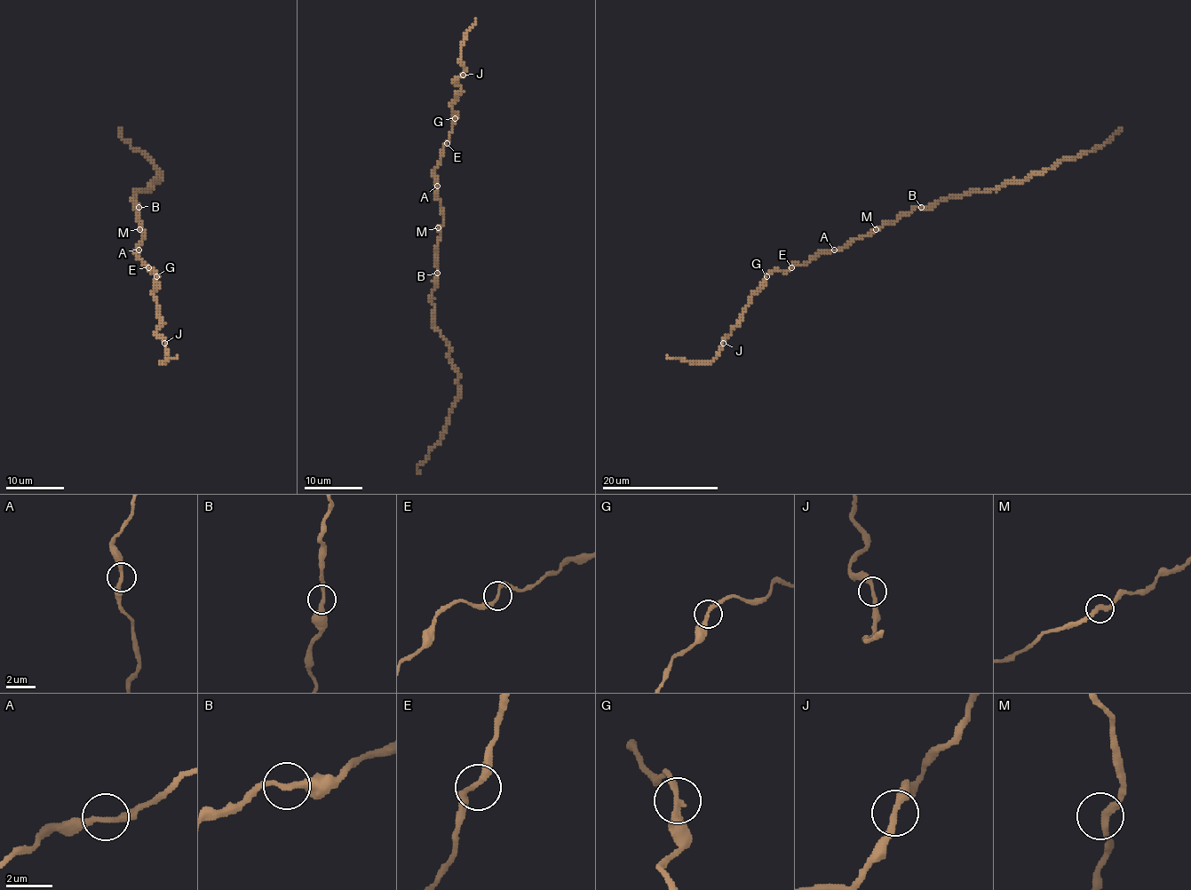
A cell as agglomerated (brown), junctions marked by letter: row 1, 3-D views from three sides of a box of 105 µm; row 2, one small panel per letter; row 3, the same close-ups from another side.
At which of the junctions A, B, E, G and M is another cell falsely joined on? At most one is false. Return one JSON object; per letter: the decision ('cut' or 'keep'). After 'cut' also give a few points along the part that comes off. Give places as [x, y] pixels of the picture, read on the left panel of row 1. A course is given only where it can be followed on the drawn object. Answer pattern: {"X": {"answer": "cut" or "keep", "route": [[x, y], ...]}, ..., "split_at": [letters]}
{"A": {"answer": "keep"}, "B": {"answer": "keep"}, "E": {"answer": "keep"}, "G": {"answer": "keep"}, "M": {"answer": "keep"}, "split_at": []}

